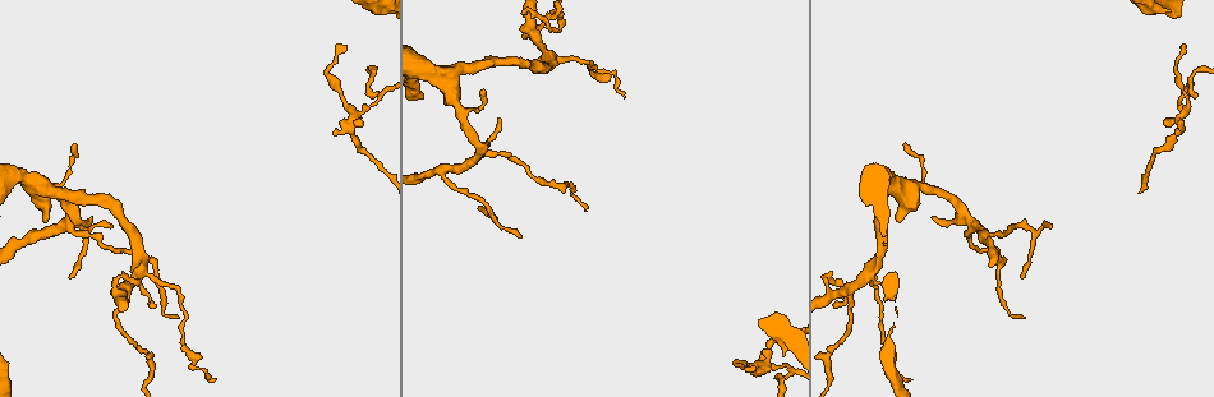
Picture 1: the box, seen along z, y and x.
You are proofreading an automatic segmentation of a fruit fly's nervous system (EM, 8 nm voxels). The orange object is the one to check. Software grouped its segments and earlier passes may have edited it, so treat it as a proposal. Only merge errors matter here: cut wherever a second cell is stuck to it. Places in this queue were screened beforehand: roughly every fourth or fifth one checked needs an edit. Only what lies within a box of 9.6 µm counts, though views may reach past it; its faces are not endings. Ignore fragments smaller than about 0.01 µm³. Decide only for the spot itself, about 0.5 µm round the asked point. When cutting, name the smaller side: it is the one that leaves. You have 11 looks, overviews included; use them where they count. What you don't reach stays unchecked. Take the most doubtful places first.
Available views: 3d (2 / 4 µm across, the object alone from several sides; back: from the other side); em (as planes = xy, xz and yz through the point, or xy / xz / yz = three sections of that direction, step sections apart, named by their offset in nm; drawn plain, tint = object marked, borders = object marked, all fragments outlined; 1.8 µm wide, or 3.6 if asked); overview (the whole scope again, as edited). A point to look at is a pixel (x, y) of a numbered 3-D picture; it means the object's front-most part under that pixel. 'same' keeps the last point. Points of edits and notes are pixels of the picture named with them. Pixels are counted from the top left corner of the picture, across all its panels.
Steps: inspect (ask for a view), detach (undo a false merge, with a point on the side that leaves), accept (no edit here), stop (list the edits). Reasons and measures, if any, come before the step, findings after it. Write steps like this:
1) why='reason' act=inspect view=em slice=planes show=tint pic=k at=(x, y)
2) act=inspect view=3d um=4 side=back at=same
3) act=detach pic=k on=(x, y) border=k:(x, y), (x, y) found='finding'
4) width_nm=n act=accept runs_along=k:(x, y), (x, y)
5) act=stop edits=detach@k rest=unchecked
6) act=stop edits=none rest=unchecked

why='thick turns thin' act=inspect view=em um=3.6 slice=yz step=4 show=tint pic=1 at=(31, 185)

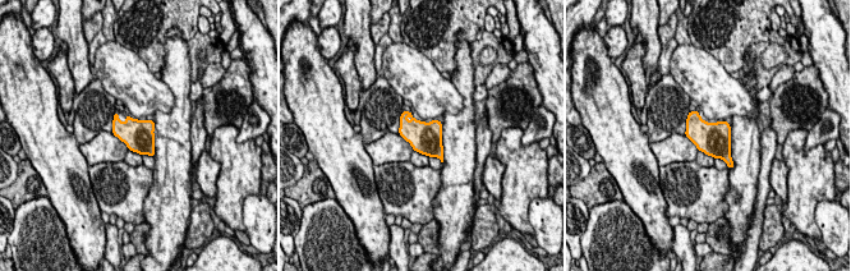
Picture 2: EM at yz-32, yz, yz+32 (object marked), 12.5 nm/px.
why='another direction' act=inspect view=em um=3.6 slice=xz step=8 show=tint at=same

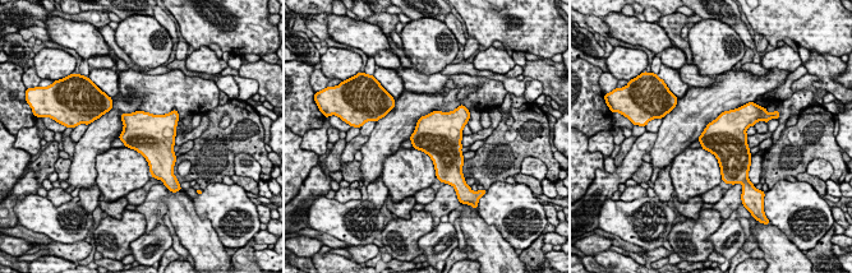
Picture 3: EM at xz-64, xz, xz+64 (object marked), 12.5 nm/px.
act=accept found='continuous, no second cell'

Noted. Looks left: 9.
why='sharp bend' act=inspect view=3d um=2 pic=1 at=(126, 286)

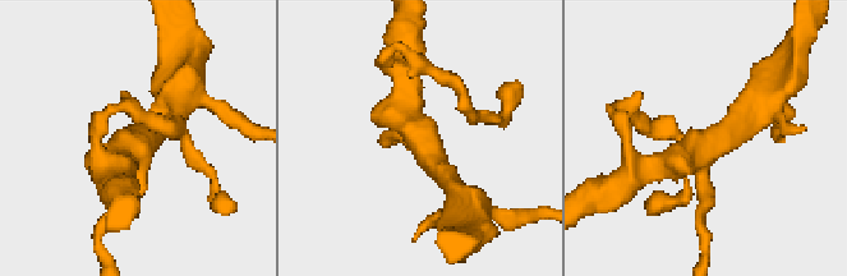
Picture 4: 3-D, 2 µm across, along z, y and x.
arms=4 act=inspect view=em slice=planes show=plain pic=4 at=(138, 150)

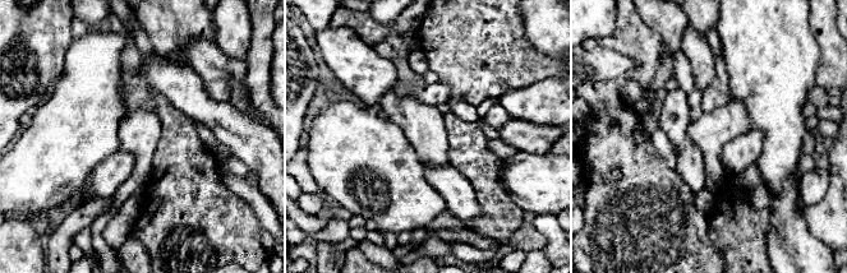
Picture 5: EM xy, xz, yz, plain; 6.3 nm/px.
why='see the neighbours' act=inspect view=em slice=planes show=borders at=same

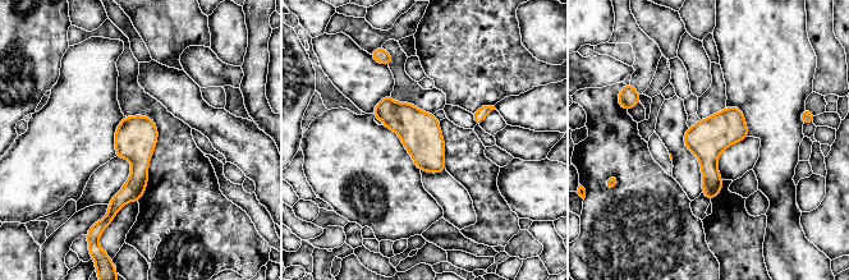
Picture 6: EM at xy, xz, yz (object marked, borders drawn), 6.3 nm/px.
act=accept found='continuous, no second cell'

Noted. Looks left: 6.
why='three arms meet' act=inspect view=3d um=2 pic=1 at=(479, 157)

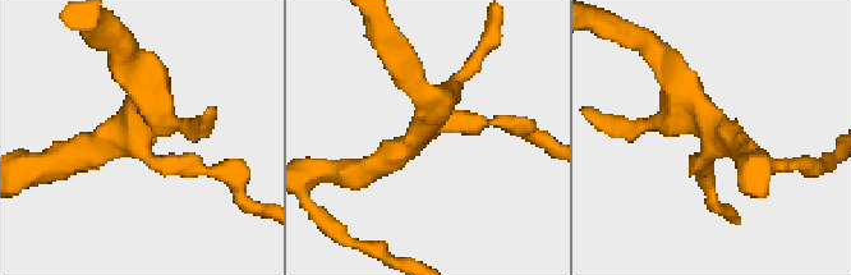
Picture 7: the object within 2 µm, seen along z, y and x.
why='now the EM' act=inspect view=em slice=planes show=borders pic=7 at=(132, 132)

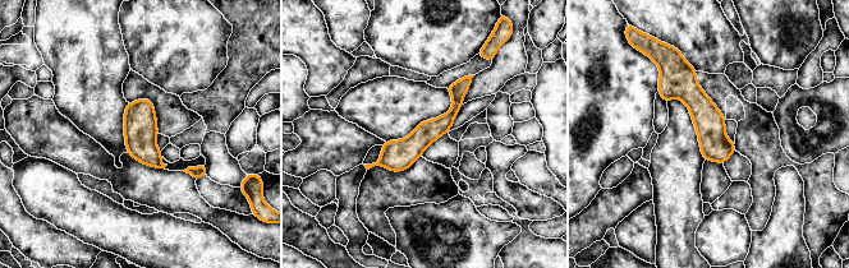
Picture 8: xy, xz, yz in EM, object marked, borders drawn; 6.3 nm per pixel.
width_nm=170 act=accept runs_along=8:(468, 79), (439, 126), (381, 162) found='continuous, no second cell'

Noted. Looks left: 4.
why='abrupt turn' act=inspect view=em slice=planes show=tint pic=1 at=(382, 93)

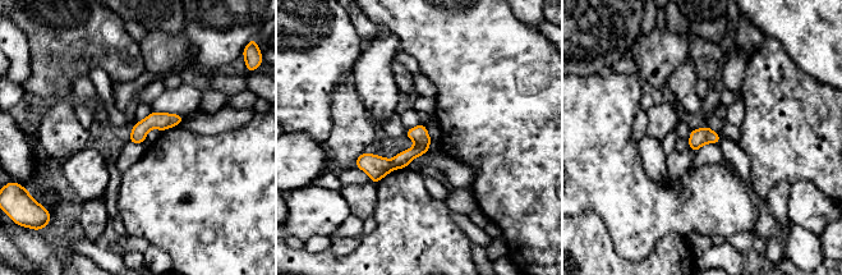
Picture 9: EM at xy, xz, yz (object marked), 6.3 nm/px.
act=detach pic=9 on=(376, 166) border=9:(390, 160), (394, 168) found='two cells meet here'

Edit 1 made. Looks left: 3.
act=stop edits=detach@9 rest=unchecked

